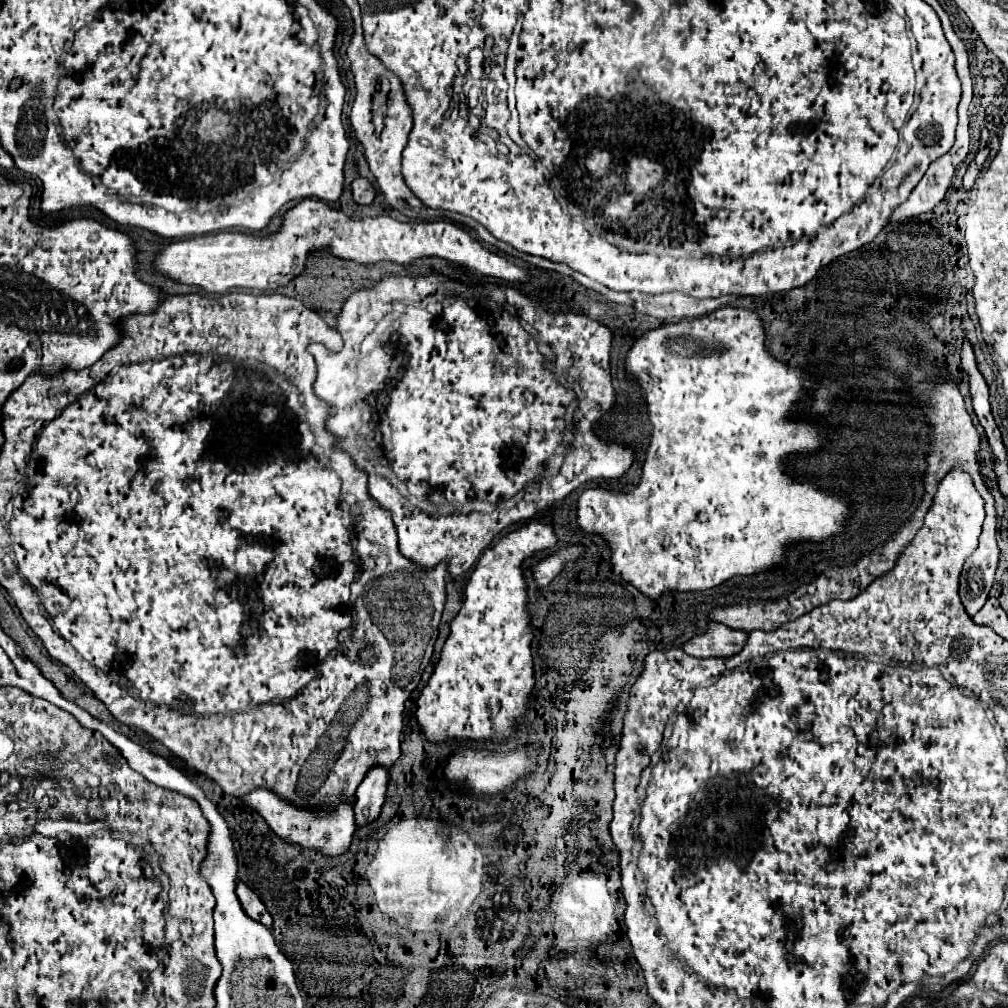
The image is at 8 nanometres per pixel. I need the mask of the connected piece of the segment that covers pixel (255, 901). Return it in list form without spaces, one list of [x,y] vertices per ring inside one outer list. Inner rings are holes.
[[[237,878],[237,888],[235,888],[241,904],[243,904],[243,910],[253,918],[253,920],[259,920],[261,924],[267,924],[267,928],[271,928],[271,914],[265,910],[263,902],[259,900],[259,896],[241,880]]]

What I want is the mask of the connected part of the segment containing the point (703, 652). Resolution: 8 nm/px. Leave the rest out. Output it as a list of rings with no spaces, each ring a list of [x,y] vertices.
[[[709,622],[707,630],[699,636],[693,636],[687,644],[681,648],[691,656],[711,658],[711,656],[731,656],[739,652],[745,644],[747,634],[743,630],[729,628],[721,622]]]

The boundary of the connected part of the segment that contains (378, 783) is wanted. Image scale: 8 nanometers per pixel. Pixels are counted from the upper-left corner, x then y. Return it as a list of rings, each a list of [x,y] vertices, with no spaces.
[[[373,766],[355,792],[357,826],[377,818],[377,814],[381,812],[381,806],[385,802],[385,796],[387,796],[387,786],[389,786],[389,770],[383,766]]]

